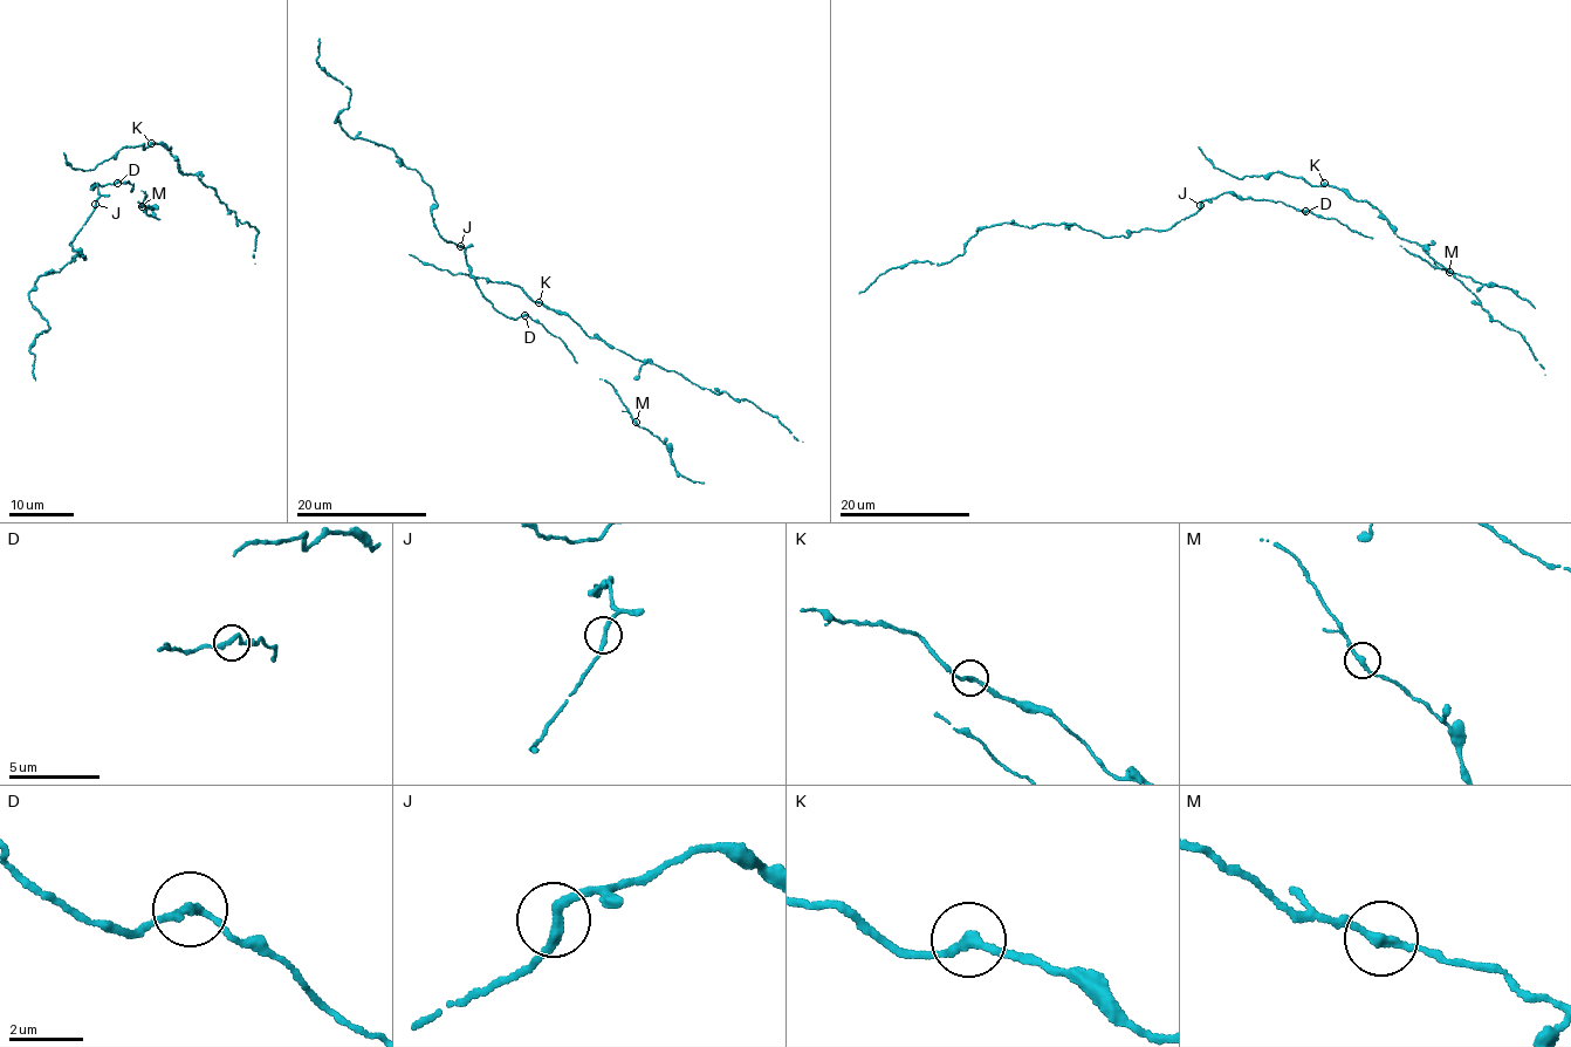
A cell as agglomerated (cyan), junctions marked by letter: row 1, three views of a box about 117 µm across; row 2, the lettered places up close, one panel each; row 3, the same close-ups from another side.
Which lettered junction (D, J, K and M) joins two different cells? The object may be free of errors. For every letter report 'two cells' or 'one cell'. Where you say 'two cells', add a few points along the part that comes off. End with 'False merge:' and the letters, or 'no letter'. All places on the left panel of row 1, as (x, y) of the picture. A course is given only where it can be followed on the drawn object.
D: one cell
J: one cell
K: one cell
M: one cell
False merge: no letter

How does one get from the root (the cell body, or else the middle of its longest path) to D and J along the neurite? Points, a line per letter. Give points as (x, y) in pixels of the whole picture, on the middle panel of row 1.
D: (468, 264), (477, 287), (496, 309), (515, 319), (525, 314)
J: (468, 264), (460, 246)

